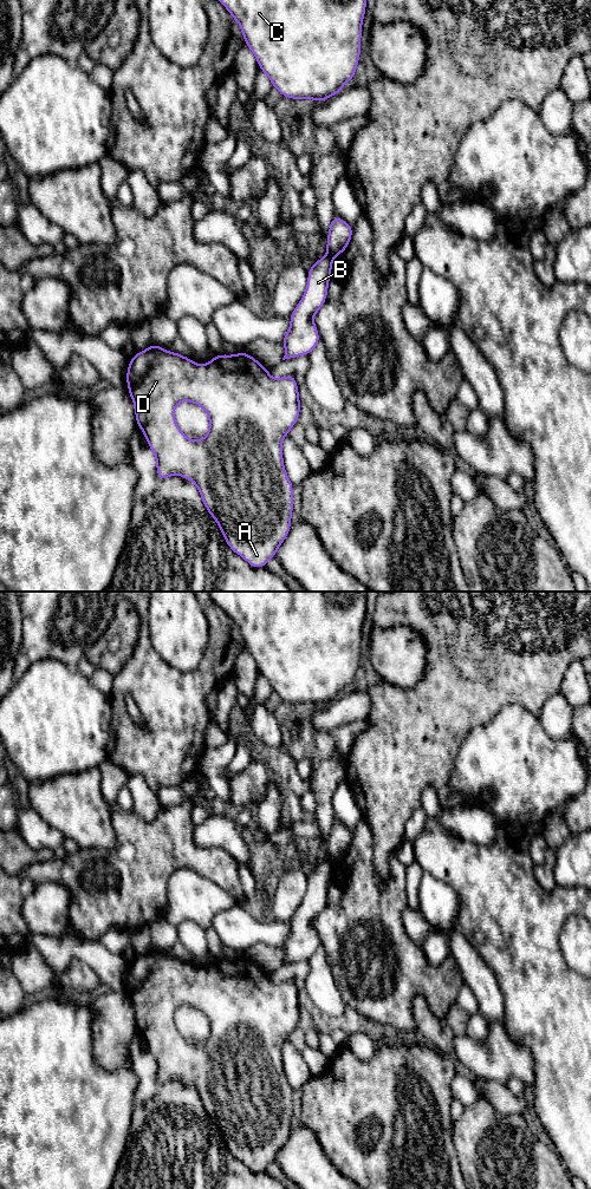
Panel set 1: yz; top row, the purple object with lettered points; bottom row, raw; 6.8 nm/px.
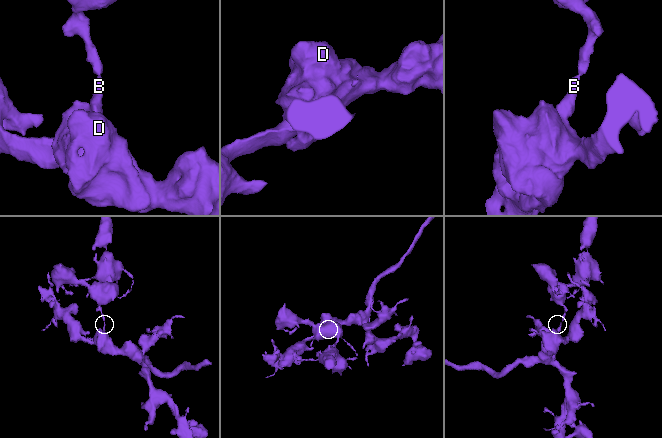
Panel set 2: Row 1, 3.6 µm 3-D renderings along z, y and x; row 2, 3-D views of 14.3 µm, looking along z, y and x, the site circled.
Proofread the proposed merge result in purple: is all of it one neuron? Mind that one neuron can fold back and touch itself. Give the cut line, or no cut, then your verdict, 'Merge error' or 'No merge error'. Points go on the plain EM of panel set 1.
Split along yz (328, 857), (332, 863). Merge error

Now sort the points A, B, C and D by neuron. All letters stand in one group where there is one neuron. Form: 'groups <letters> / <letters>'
groups A B D / C

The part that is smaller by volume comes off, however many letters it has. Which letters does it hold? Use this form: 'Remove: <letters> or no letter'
Remove: C

